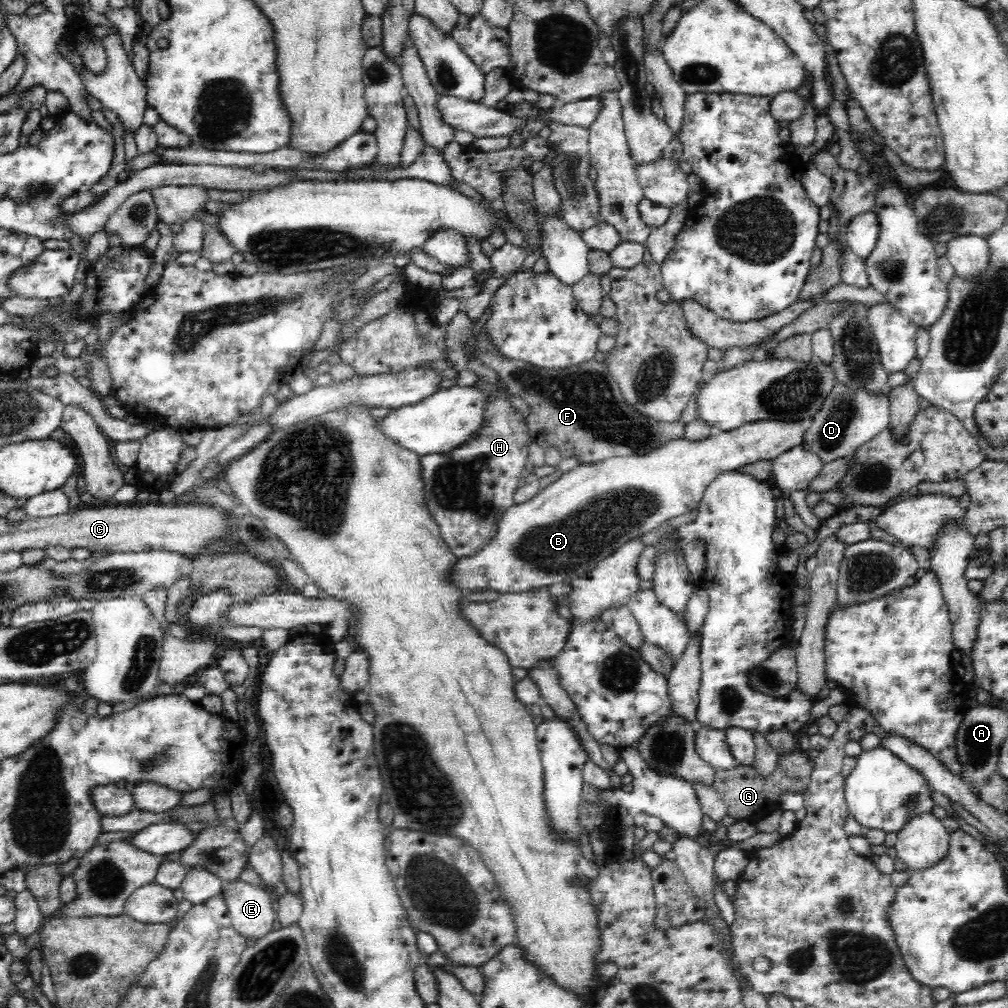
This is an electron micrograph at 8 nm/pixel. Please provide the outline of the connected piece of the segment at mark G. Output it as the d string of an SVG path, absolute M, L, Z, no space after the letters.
M799 750L796 753L780 756L776 772L767 779L762 779L754 768L739 765L734 770L716 771L713 787L720 793L720 798L727 806L728 816L737 820L758 823L770 812L779 810L776 800L778 795L788 790L805 793L811 781L812 766L812 761L807 754Z

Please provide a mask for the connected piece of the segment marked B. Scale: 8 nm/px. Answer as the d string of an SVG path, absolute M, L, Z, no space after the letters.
M766 419L765 421L758 421L748 423L740 426L740 428L729 430L728 432L713 431L708 434L706 438L702 440L688 440L684 437L674 438L670 442L666 442L665 445L659 446L657 449L651 450L649 453L642 454L642 456L624 456L624 457L612 457L605 458L597 463L581 463L581 465L575 467L573 470L562 473L556 482L546 486L546 488L540 490L538 494L535 494L530 500L523 502L522 504L513 504L508 510L506 510L497 523L496 532L489 542L486 542L476 553L470 554L469 557L457 559L457 564L453 566L452 577L450 582L454 587L462 590L465 594L475 590L497 590L499 593L518 593L523 591L533 591L541 589L542 587L548 587L550 584L556 584L557 582L570 583L573 578L578 578L582 574L589 573L590 570L596 568L598 562L608 558L610 554L618 550L620 546L624 546L626 542L632 541L633 538L643 536L646 532L654 530L654 528L660 526L660 524L669 518L676 518L676 516L682 516L687 512L692 512L694 508L699 506L699 502L702 500L706 488L710 486L713 480L722 471L736 471L740 467L758 462L758 461L772 461L778 455L790 450L792 447L798 446L802 443L802 434L807 425L797 420L794 423L780 422L778 419Z

